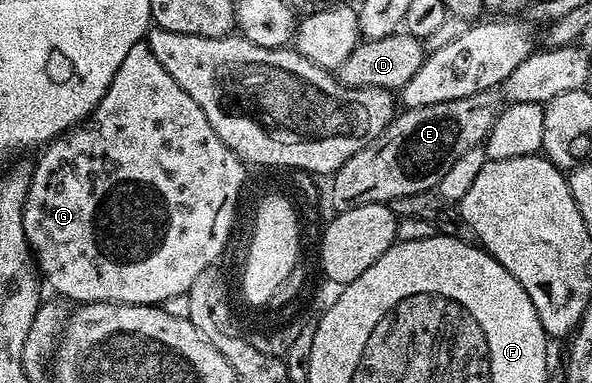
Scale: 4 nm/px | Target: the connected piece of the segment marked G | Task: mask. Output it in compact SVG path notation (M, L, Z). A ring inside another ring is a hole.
M142 40L127 52L123 64L119 64L119 72L111 80L103 100L99 100L97 107L89 113L88 118L80 126L74 126L72 130L54 138L40 151L41 159L37 167L32 167L29 176L29 190L25 194L25 207L23 216L23 228L29 241L29 249L35 255L35 261L40 277L44 285L49 286L62 299L70 298L73 304L87 302L122 302L123 304L135 304L136 306L156 306L169 304L172 298L188 295L191 284L208 266L214 265L217 257L225 250L229 242L229 233L233 230L233 217L237 214L237 197L245 186L246 163L219 136L215 136L215 128L203 116L203 108L175 84L171 72L155 60L148 41Z

